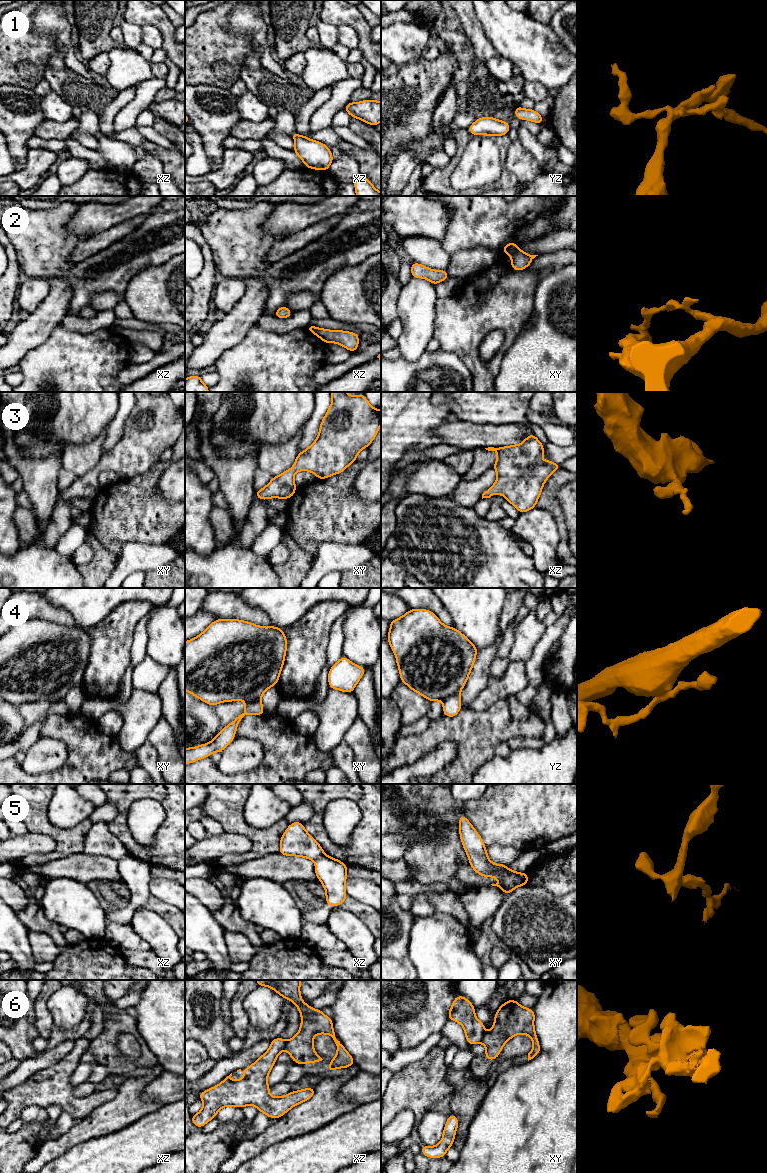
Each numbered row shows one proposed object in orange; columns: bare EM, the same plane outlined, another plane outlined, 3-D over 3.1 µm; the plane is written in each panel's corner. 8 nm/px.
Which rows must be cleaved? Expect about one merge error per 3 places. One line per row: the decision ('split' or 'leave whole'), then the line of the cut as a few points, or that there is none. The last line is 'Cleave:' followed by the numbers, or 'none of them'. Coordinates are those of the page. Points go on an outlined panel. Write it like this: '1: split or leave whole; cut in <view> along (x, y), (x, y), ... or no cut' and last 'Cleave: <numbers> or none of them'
1: leave whole; no cut
2: split; cut in xz along (318, 328), (315, 334)
3: leave whole; no cut
4: split; cut in yz along (459, 692), (449, 695), (443, 701)
5: split; cut in xy along (520, 873), (515, 886)
6: split; cut in xz along (287, 1040), (283, 1049)
Cleave: 2, 4, 5, 6

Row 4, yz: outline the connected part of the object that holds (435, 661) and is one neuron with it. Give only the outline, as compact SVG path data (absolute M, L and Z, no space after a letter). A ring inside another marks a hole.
M410 609L400 618L390 621L387 641L396 656L400 680L430 702L444 701L460 693L478 652L465 635L455 627L445 626L427 609Z

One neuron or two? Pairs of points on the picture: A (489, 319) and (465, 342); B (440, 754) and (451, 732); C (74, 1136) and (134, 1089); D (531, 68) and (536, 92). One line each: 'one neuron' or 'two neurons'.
A: one neuron
B: two neurons
C: one neuron
D: two neurons

